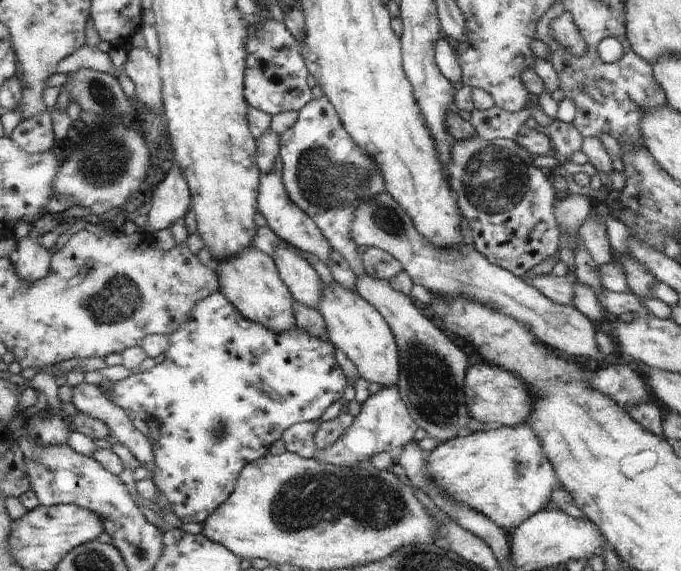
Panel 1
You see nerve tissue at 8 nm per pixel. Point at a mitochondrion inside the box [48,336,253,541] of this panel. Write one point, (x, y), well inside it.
(218, 432)

